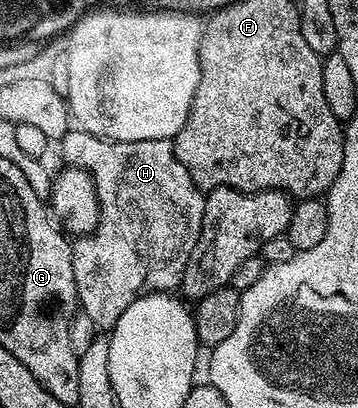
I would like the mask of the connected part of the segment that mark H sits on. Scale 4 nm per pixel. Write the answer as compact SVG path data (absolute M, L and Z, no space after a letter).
M70 128L59 139L59 146L64 165L85 170L97 193L99 225L92 234L78 237L72 243L73 271L80 313L86 314L98 331L109 332L119 316L123 316L123 312L127 312L127 308L144 294L173 292L180 287L189 253L199 240L205 194L193 183L183 164L179 164L173 154L173 143L168 138L109 142L83 129Z

